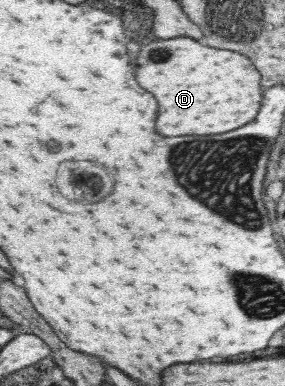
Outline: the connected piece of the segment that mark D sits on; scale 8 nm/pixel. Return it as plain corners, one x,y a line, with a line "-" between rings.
188,37
156,40
143,47
135,73
139,85
157,97
157,133
163,137
227,133
255,119
261,107
261,75
247,57
203,47

